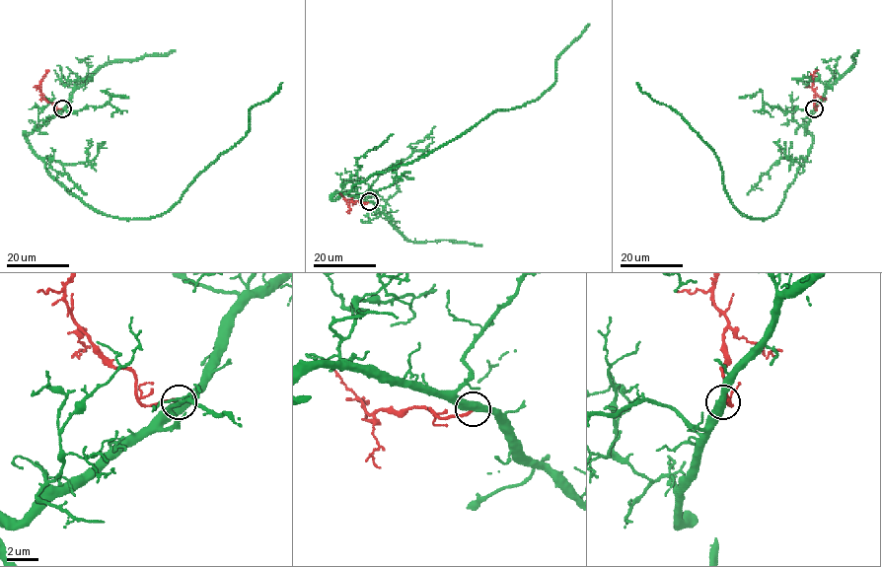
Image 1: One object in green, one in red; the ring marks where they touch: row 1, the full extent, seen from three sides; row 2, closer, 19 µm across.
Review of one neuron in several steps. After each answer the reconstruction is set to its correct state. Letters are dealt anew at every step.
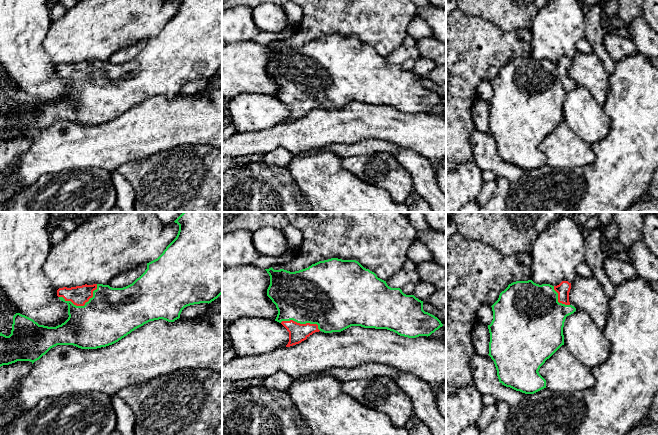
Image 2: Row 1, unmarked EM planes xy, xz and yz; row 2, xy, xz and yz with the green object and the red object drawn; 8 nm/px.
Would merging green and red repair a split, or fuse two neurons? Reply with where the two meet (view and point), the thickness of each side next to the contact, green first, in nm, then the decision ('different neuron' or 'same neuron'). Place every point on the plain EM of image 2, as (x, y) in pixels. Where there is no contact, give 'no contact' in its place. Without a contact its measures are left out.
xy (81, 82) | 420/160 nm | same neuron

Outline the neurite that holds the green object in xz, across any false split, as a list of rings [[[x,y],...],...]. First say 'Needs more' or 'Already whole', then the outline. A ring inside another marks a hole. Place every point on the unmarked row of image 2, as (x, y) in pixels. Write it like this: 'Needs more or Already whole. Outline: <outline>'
Needs more. Outline: [[[331,34],[295,48],[272,43],[265,46],[270,52],[267,72],[278,86],[275,97],[289,108],[286,123],[301,119],[315,108],[341,108],[351,102],[387,105],[408,114],[428,113],[443,102],[437,93],[423,86],[423,77],[389,63],[356,36]]]

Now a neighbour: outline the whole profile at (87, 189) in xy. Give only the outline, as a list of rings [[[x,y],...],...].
[[[81,168],[39,177],[31,186],[7,201],[4,212],[107,212],[116,206],[116,202],[112,172],[101,168]]]

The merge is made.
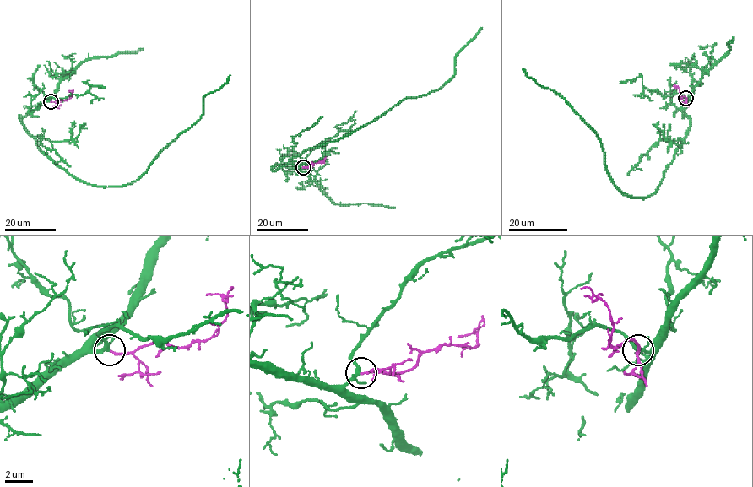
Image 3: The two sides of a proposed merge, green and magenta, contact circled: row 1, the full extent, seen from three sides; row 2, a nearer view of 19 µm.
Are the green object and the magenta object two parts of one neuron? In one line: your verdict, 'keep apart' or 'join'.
join

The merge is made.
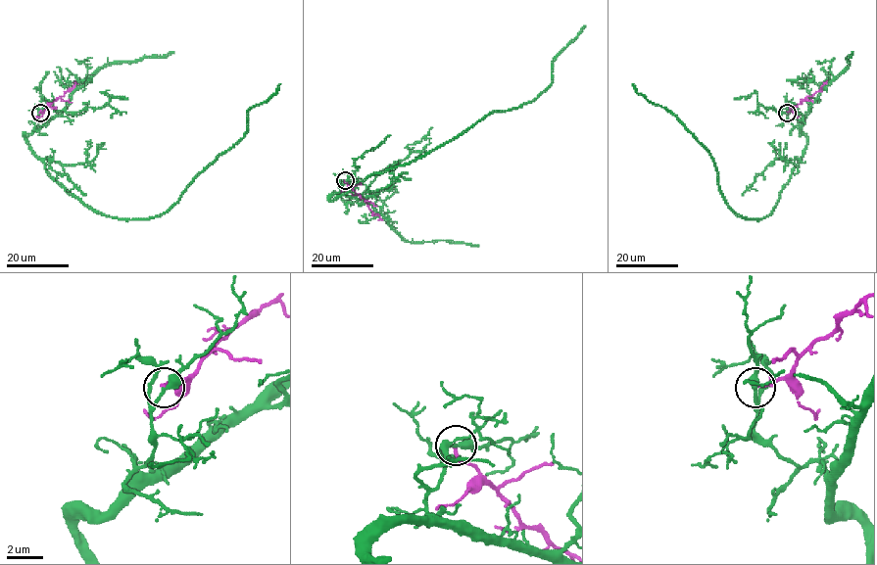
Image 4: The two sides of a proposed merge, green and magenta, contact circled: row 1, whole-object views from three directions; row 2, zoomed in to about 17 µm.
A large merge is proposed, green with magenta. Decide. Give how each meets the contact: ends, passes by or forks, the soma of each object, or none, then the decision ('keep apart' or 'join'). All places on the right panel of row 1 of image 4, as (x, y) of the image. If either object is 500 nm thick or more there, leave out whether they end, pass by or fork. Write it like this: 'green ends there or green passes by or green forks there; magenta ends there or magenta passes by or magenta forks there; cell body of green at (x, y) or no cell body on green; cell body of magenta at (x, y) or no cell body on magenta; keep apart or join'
green passes by; magenta ends there; no cell body on green; no cell body on magenta; keep apart

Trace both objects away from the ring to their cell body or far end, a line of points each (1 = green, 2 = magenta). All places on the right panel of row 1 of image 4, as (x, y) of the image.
1: (787, 113), (806, 149), (769, 213), (748, 219), (724, 200), (705, 148), (631, 83)
2: (788, 113), (827, 83)

